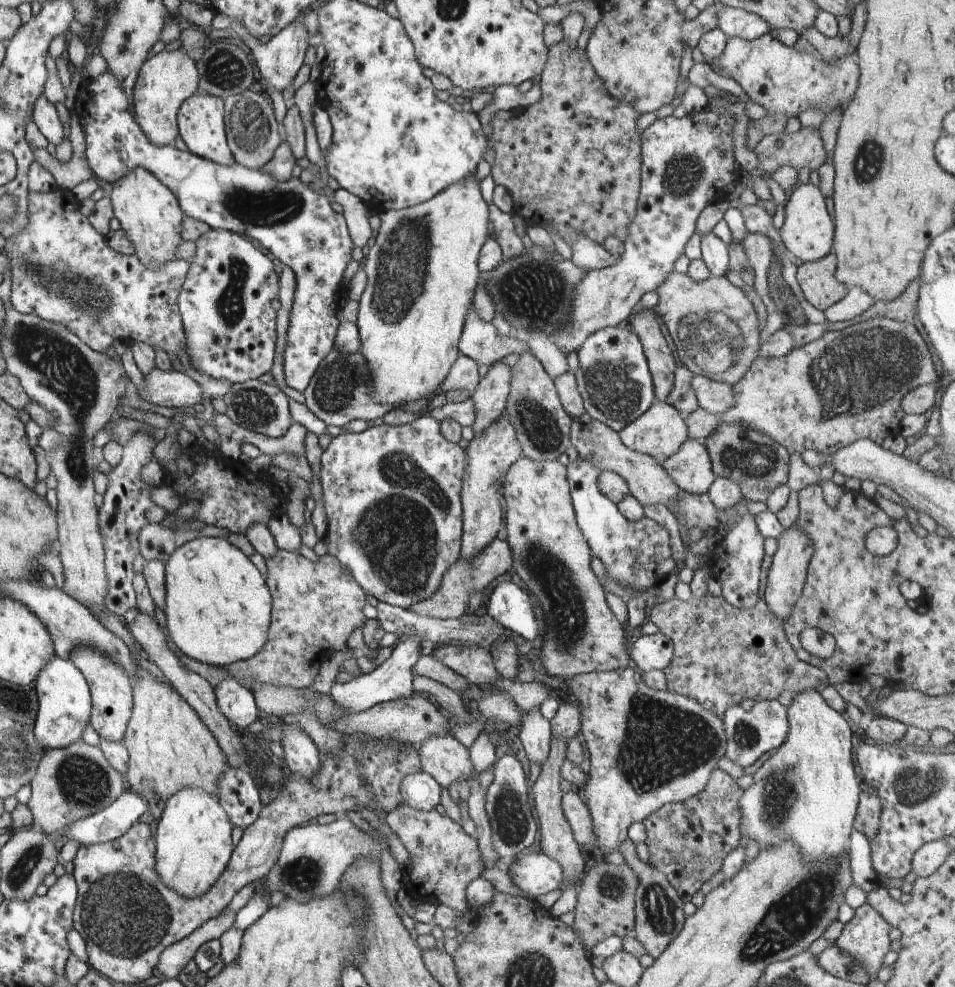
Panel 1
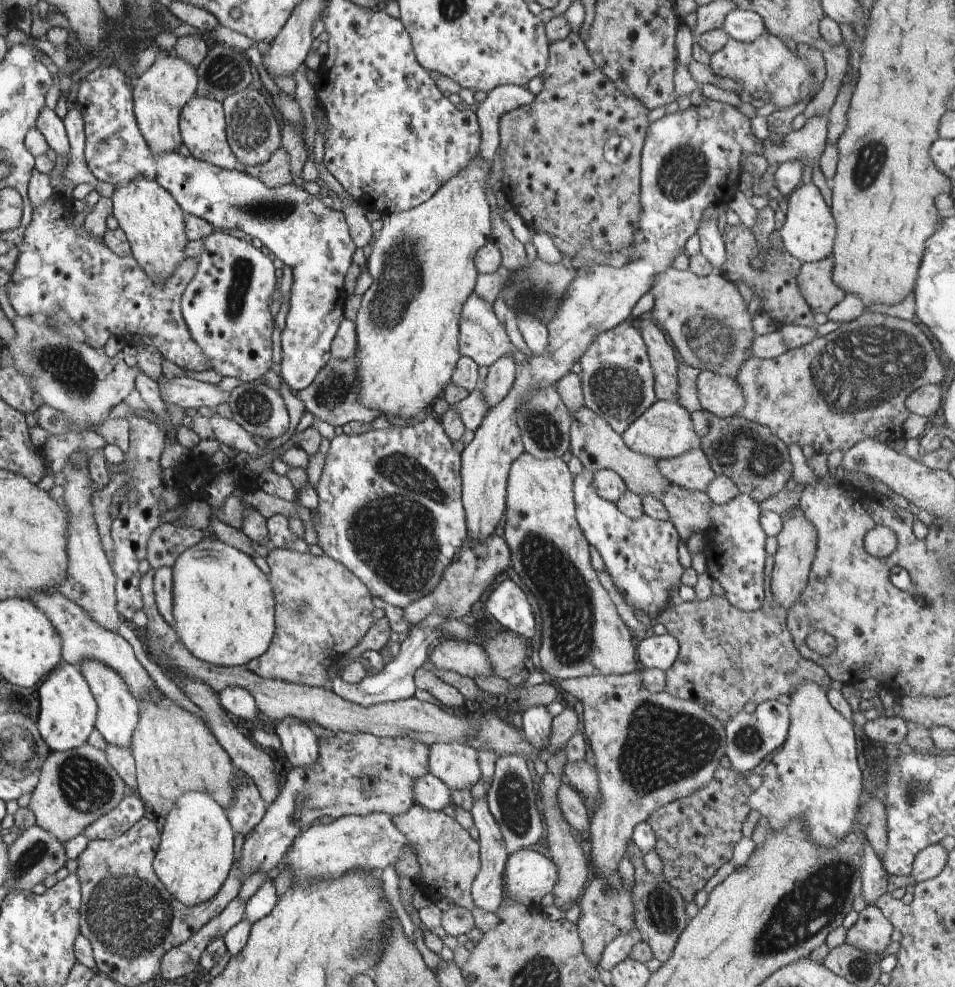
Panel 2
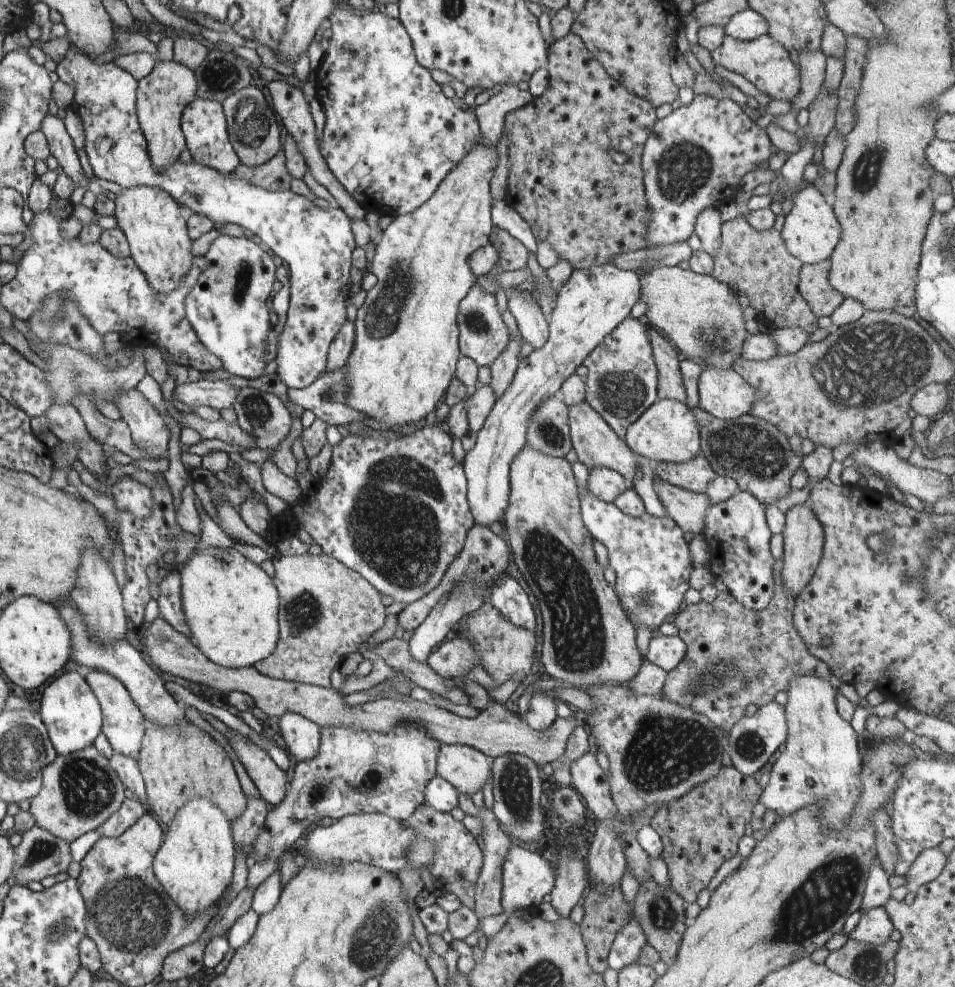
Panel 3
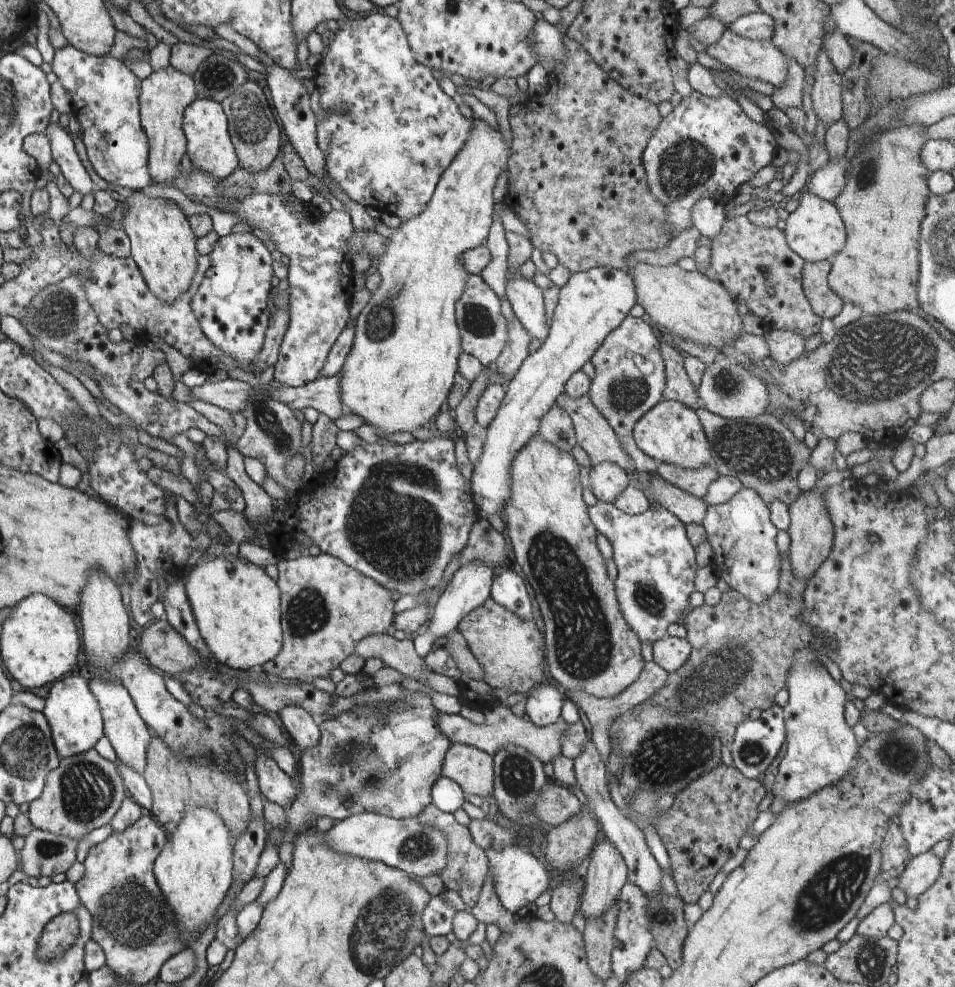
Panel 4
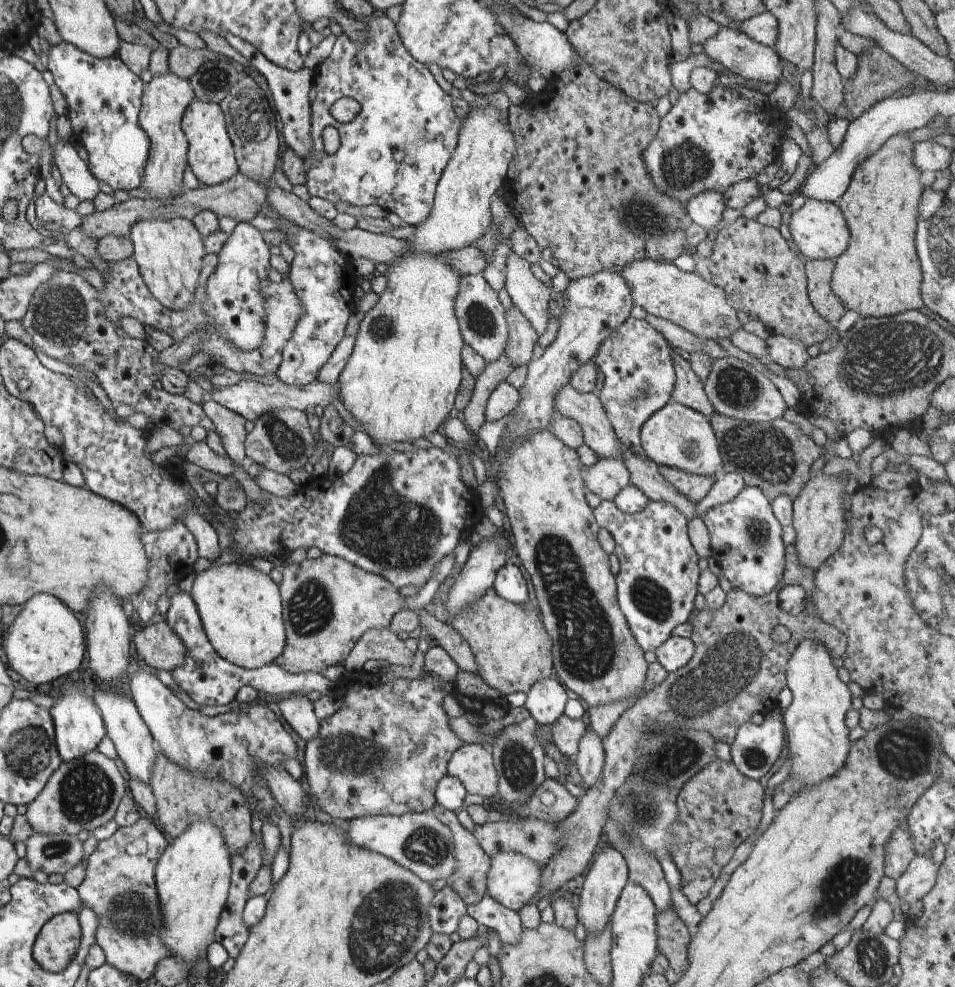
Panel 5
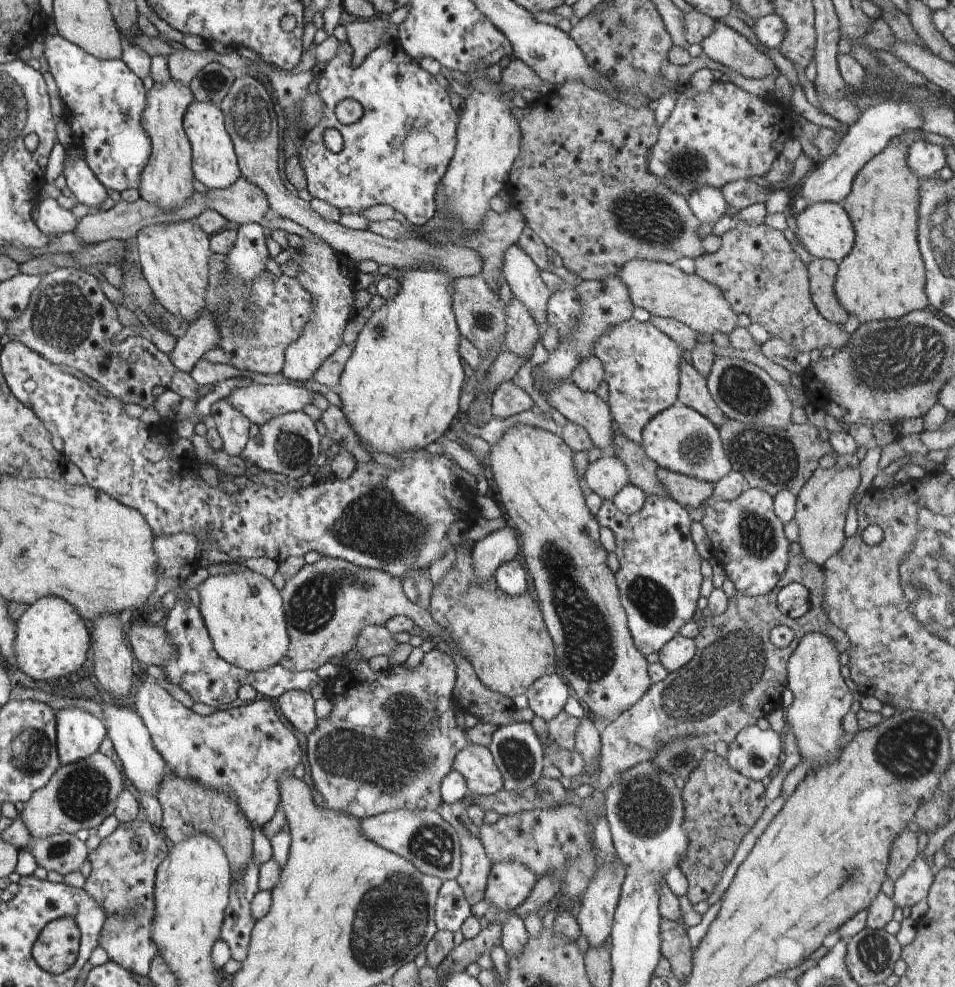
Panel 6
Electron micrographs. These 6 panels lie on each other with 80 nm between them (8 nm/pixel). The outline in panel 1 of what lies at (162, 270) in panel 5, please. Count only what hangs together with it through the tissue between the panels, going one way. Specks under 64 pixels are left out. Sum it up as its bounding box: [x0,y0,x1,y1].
[110,168,183,268]

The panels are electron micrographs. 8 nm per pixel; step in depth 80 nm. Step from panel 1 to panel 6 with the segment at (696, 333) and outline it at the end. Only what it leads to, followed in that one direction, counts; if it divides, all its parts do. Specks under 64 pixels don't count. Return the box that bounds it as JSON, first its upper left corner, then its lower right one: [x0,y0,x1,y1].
[618,259,738,336]

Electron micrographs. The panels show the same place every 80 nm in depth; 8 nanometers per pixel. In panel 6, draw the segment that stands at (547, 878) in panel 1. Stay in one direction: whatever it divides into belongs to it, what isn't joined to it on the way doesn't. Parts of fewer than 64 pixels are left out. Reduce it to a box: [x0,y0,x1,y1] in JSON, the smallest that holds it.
[484,861,537,911]

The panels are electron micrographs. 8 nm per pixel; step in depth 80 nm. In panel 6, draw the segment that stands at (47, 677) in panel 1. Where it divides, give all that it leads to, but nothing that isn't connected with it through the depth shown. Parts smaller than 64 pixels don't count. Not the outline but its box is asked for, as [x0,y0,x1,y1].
[57,708,108,765]

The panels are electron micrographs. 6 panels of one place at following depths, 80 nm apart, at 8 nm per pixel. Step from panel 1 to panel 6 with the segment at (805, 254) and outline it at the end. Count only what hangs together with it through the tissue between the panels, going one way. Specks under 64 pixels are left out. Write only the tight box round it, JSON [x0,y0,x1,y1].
[795,202,855,264]

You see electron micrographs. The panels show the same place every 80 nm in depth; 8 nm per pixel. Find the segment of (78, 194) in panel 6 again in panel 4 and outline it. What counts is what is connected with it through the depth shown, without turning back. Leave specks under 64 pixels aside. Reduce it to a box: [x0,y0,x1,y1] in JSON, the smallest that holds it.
[44,123,92,196]

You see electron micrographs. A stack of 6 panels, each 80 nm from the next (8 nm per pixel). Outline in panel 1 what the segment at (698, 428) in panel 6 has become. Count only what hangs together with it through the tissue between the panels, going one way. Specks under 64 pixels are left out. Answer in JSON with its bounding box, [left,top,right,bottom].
[618,400,688,460]

